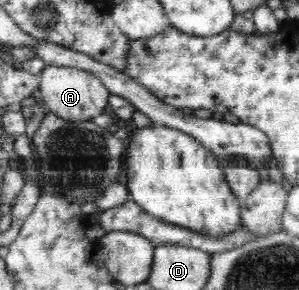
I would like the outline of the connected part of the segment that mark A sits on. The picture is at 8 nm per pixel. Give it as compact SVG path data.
M47 65L39 74L39 88L43 104L58 118L72 121L90 121L105 113L109 106L109 91L95 73L79 69L79 67Z

